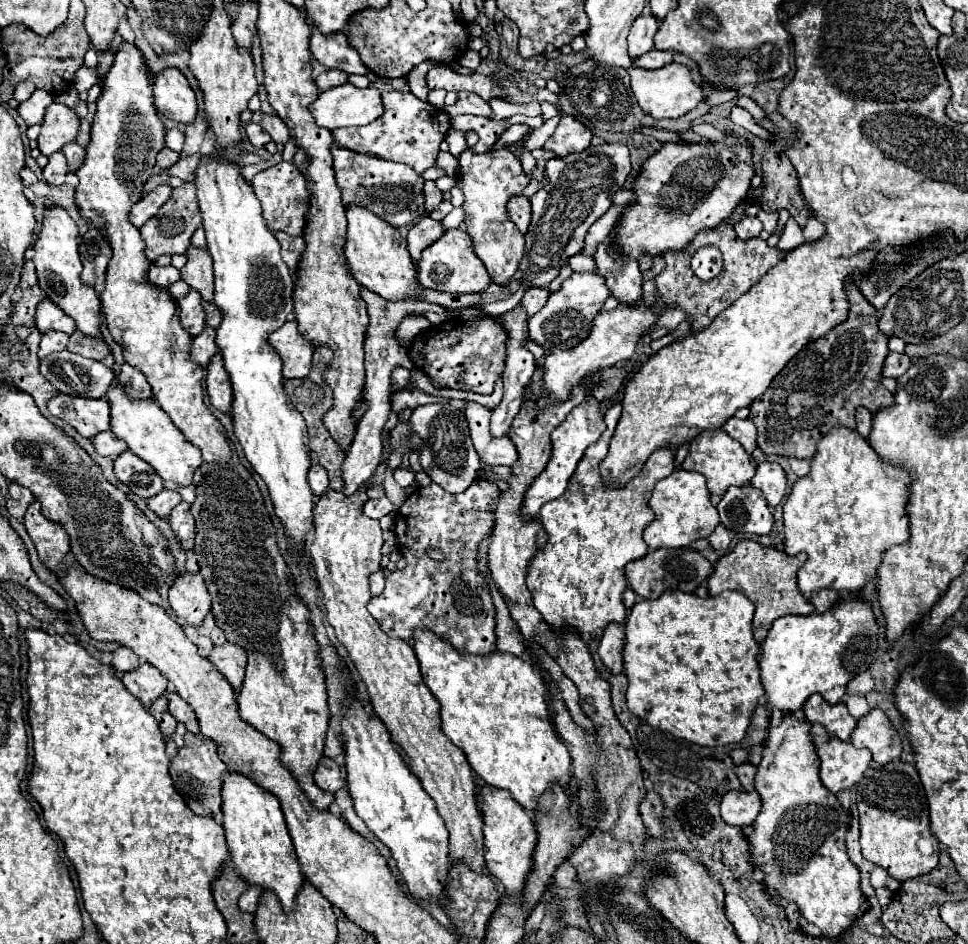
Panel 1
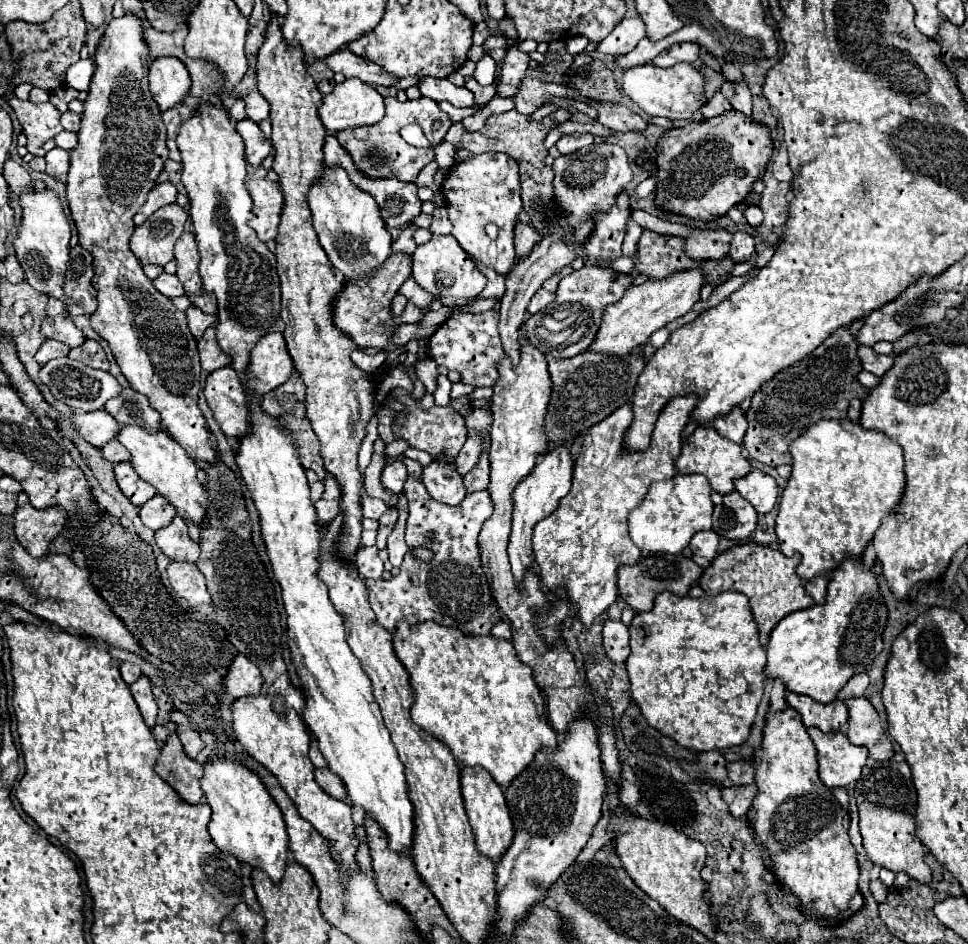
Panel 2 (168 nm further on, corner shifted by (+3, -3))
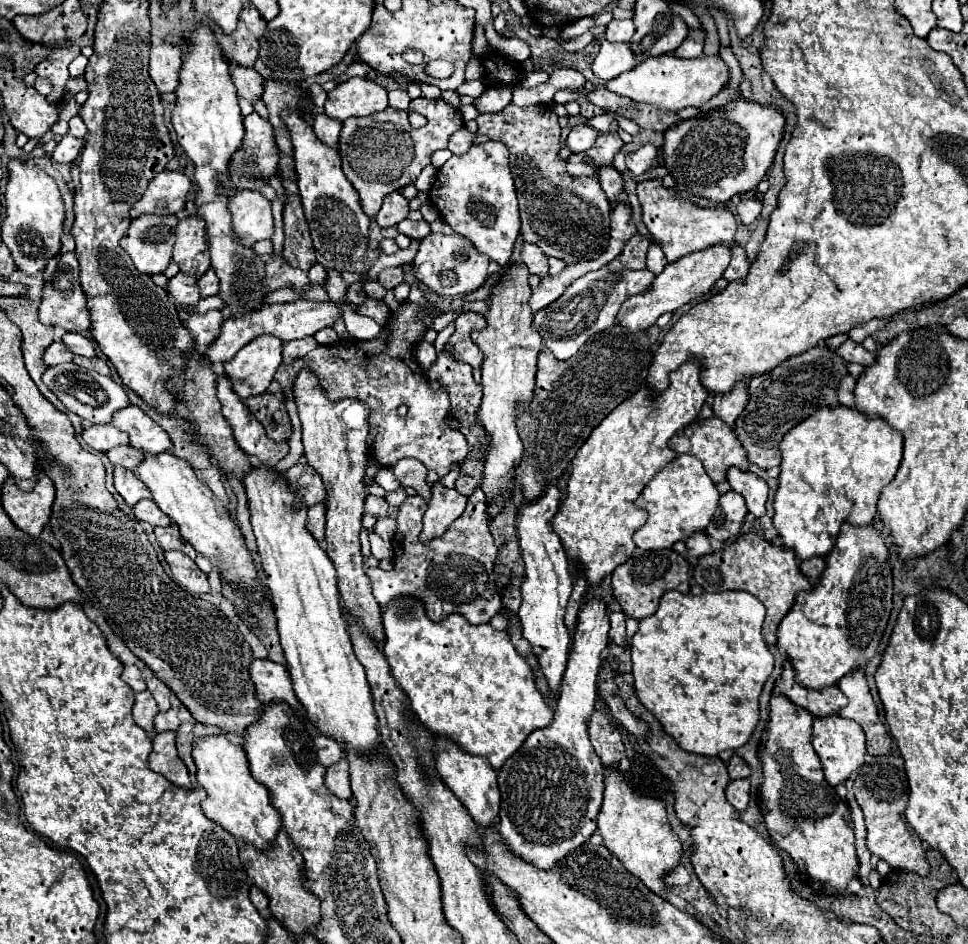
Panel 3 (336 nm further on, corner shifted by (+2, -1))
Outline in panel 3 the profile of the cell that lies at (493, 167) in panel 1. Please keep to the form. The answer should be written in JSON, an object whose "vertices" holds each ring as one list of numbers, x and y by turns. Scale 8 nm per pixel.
{"vertices":[[485,142,471,146,461,156,451,156,437,172,437,180,429,190,429,200,437,206,441,218,459,234,463,234,467,240,473,242,477,252,487,254,491,260,495,260,499,266,507,266,513,254,515,240,519,236,519,208,517,208,517,194,513,184,513,174,509,168,509,150,501,142]]}

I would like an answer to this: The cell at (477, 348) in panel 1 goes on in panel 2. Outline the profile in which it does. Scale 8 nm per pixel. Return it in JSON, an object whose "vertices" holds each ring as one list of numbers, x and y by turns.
{"vertices":[[488,310,480,314,454,314,450,316,430,338,428,356,436,360,436,364,446,366,448,370,456,370,462,376,462,382,478,386,494,386,498,380,496,364,506,356,500,336,498,336,498,312]]}

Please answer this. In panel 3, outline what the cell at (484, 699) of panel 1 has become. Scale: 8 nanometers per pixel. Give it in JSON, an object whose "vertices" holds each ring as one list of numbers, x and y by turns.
{"vertices":[[417,598,391,602,391,606,383,610,383,628,385,658,391,664,393,678,405,690,413,712,435,736,449,738,463,752,485,756,493,768,501,768,533,730,553,722,553,710,545,704,529,664,517,654,507,632,499,632,491,624,471,626,461,614,451,614,441,624,431,622]]}

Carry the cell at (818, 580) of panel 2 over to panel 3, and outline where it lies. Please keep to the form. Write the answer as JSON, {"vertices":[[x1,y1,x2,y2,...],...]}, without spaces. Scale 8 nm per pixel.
{"vertices":[[811,558,811,560,807,560,807,562,801,564,801,572,807,576,807,580,813,586,817,586,823,570,825,570,825,560,823,558]]}

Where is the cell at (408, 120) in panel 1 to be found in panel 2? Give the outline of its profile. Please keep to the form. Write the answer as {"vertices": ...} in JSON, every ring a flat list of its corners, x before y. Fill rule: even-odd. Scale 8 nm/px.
{"vertices":[[386,98,386,116,380,122,376,122,372,126,350,128,350,130,338,132,336,138,342,144,342,148,348,150,348,154,354,160,354,166,364,176,374,178,374,180,376,178,398,178,402,182,414,182,416,176,420,174,420,170,434,160,434,146,438,146,444,140,450,126,452,126,452,122,450,122,448,114,442,112,440,106,430,98,418,98,418,100,406,100,406,102,400,102,396,98],[436,118,442,120,440,130,432,130,432,122],[412,122,422,126,422,130,430,142,428,148,414,148,408,142,404,142,404,138,400,136,400,128,404,124,412,124]]}

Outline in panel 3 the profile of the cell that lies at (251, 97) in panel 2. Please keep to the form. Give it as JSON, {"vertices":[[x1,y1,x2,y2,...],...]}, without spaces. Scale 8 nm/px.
{"vertices":[[233,68,233,84,237,88,237,96,255,104,263,98,263,78,253,68]]}

